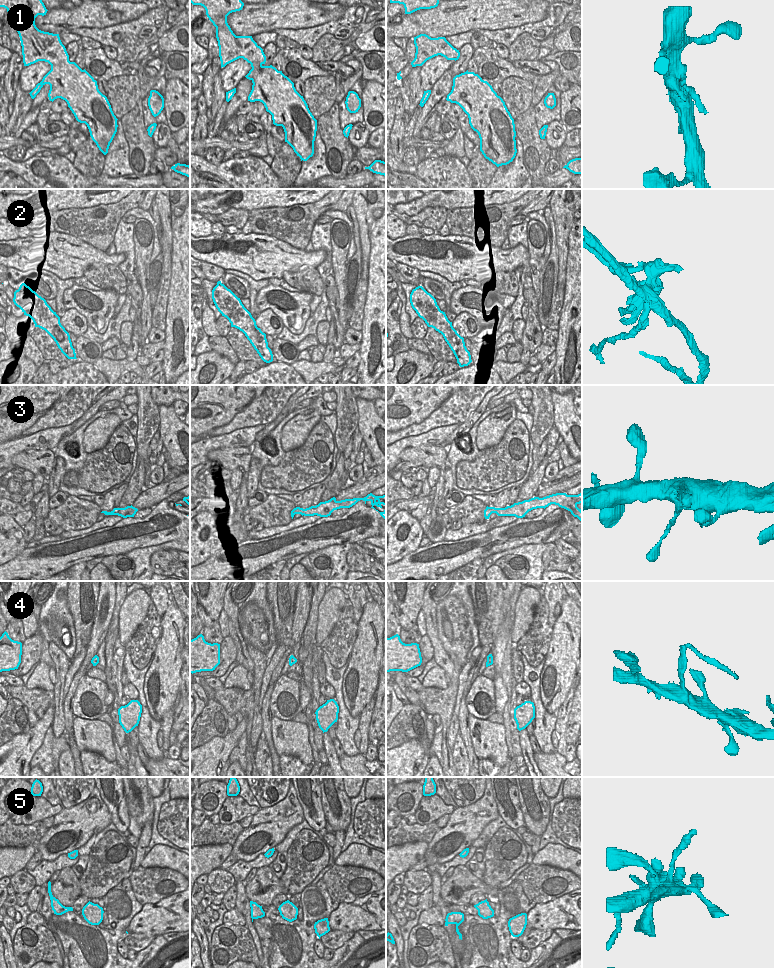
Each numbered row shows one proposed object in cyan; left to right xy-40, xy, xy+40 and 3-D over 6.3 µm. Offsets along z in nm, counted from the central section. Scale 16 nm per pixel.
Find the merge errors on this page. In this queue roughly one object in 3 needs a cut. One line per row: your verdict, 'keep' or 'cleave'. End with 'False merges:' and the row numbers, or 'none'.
1: keep
2: cleave
3: keep
4: cleave
5: keep
False merges: 2, 4

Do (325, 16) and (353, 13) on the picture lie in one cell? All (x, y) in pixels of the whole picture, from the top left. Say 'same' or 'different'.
different

